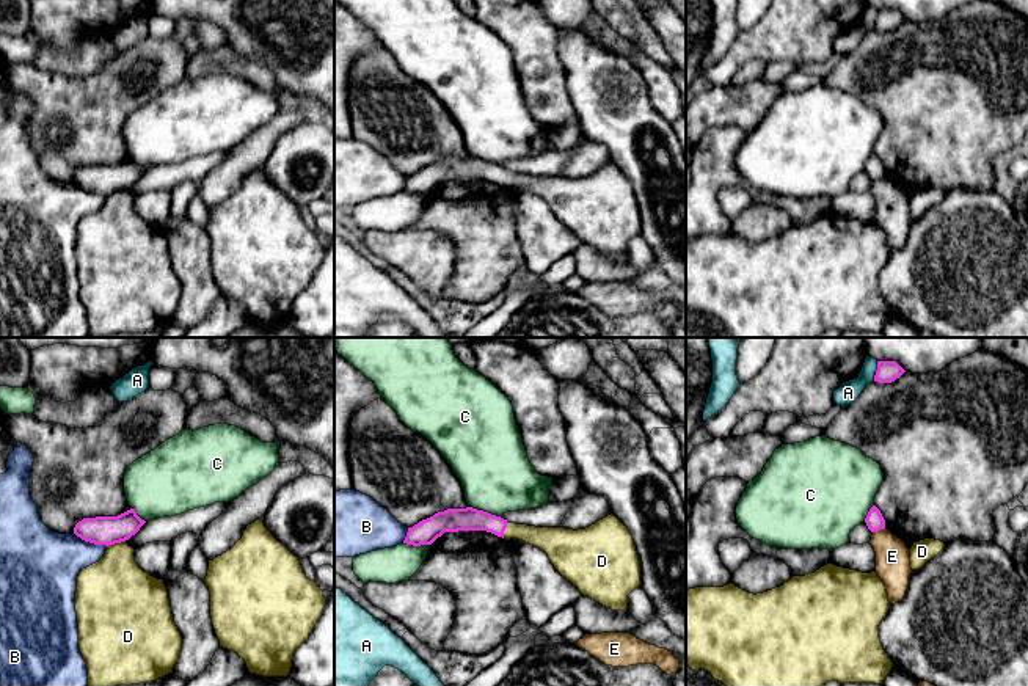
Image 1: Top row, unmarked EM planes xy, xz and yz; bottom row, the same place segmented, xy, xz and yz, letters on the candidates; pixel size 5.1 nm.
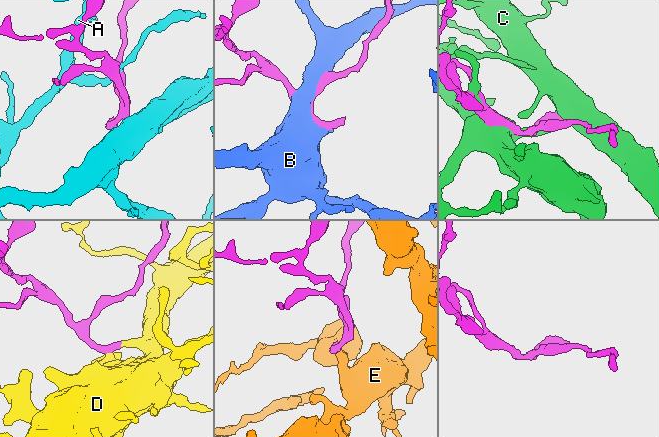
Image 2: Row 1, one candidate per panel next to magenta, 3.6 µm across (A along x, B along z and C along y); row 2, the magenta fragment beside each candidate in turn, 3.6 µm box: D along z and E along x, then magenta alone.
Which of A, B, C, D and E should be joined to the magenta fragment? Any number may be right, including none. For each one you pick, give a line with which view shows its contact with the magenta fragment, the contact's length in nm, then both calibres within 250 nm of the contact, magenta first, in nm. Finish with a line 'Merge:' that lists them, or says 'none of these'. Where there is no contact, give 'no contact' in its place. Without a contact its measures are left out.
D: contact in xy; length 100 nm; calibres 140 and 360 nm
Merge: D

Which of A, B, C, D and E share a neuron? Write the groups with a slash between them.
A / B / C / D / E

